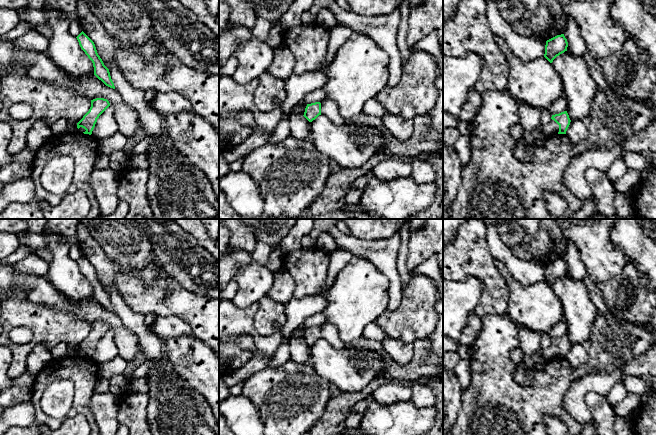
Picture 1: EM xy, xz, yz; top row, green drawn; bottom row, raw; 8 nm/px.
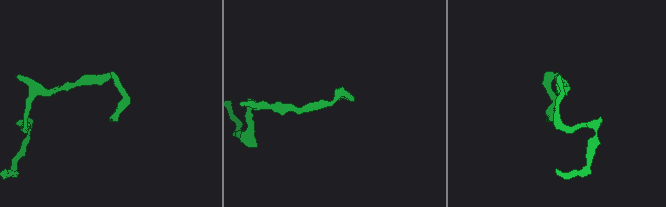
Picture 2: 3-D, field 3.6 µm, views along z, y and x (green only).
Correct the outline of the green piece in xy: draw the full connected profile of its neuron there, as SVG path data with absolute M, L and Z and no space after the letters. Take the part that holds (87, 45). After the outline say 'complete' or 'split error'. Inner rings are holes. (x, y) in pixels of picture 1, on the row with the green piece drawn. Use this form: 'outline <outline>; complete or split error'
outline M83 31L76 38L81 49L93 63L94 75L106 86L115 89L109 69L104 65L102 59L98 55L94 42Z; complete

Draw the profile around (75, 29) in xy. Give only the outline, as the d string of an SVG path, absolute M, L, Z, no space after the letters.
M73 19L70 21L69 31L75 37L77 37L82 32L81 25L78 19Z

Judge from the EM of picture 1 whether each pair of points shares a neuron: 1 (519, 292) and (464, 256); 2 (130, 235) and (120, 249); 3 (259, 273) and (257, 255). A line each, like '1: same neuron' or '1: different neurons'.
1: different neurons
2: same neuron
3: different neurons

